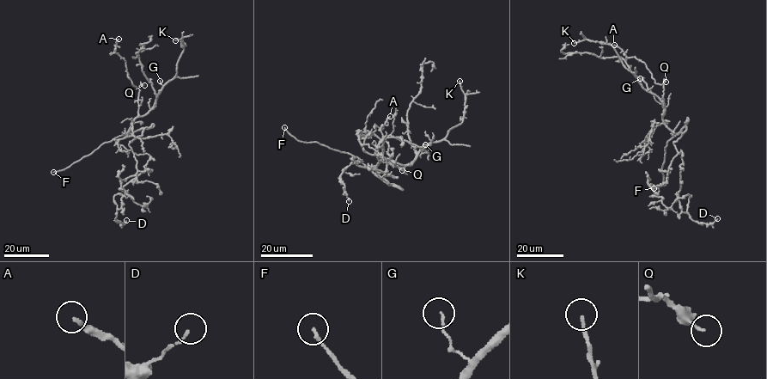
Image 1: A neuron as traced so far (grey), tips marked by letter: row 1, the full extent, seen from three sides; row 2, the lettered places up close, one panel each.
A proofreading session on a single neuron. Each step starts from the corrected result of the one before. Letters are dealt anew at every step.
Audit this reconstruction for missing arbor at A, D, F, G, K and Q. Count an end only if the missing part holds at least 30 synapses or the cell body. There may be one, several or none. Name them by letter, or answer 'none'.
A, F

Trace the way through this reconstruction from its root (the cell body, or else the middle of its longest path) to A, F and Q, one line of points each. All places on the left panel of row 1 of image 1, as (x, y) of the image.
A: (129, 133), (137, 116), (139, 88), (128, 76), (125, 61), (114, 52), (118, 39)
F: (129, 133), (103, 143), (68, 167), (53, 172)
Q: (129, 133), (137, 116), (139, 87), (144, 85)

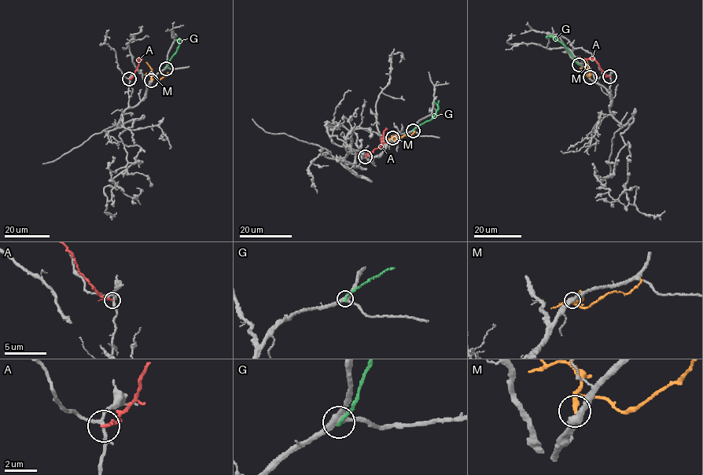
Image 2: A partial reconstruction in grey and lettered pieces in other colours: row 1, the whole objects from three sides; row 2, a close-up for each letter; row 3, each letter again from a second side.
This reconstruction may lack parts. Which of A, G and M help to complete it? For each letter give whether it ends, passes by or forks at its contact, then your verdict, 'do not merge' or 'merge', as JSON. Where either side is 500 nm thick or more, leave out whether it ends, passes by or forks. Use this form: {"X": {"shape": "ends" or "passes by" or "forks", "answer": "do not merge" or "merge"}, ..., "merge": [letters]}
{"A": {"shape": "ends", "answer": "do not merge"}, "G": {"shape": "ends", "answer": "do not merge"}, "M": {"shape": "ends", "answer": "do not merge"}, "merge": []}

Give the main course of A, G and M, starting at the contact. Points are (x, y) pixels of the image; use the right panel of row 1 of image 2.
A: (609, 77), (594, 60), (579, 57)
G: (579, 64), (560, 42), (551, 36), (546, 37)
M: (590, 77), (591, 75), (588, 76), (579, 68)

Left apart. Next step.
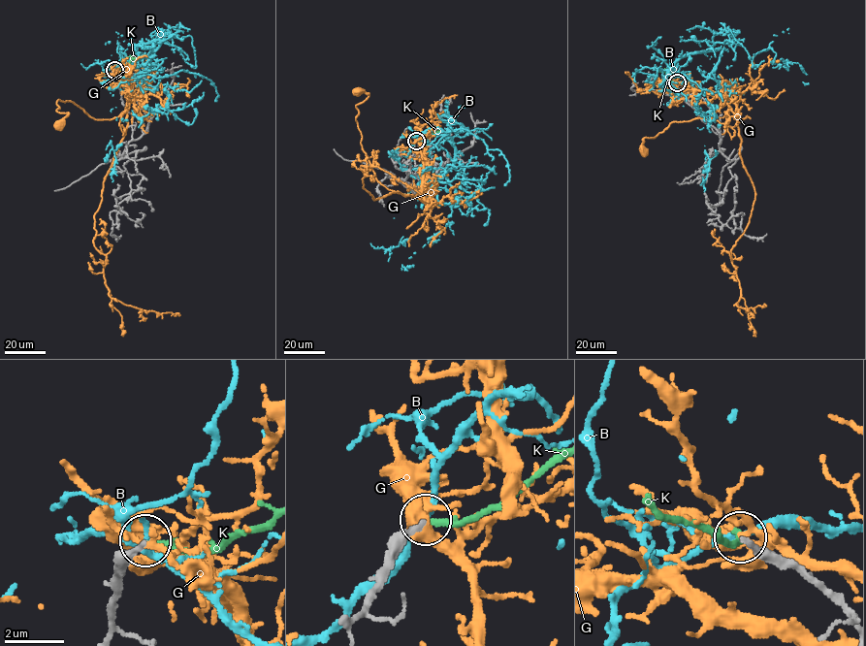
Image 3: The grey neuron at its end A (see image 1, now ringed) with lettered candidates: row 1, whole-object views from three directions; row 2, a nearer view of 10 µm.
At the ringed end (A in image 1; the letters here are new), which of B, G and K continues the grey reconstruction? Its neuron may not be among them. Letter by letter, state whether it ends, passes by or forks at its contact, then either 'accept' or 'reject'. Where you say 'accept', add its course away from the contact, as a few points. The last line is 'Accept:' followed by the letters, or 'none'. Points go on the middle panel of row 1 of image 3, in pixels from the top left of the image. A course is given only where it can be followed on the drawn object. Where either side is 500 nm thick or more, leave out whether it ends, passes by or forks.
B: it passes by; reject
G: it forks; reject
K: it ends; reject
Accept: none

